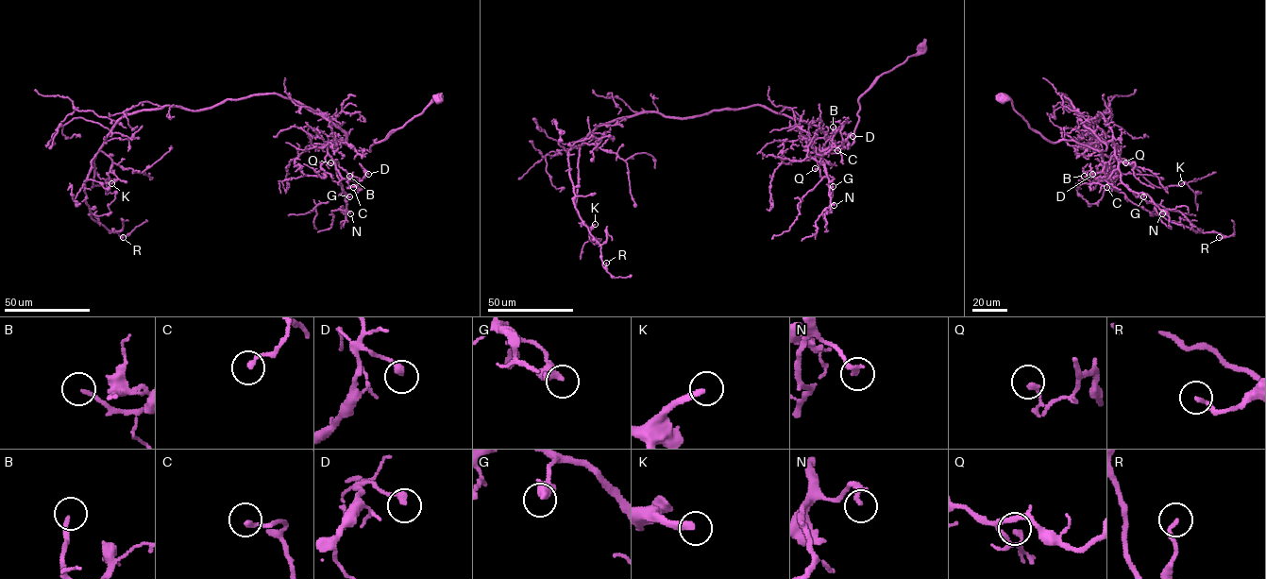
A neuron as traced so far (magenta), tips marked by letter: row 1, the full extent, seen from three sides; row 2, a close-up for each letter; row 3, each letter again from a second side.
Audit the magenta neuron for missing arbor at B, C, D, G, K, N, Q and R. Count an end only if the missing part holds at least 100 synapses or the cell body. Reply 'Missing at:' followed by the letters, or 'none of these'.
Missing at: K

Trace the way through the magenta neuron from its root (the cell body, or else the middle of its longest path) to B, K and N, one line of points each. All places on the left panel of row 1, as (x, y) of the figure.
B: (438, 99), (383, 139), (373, 140), (369, 150), (331, 143), (329, 155), (342, 177), (348, 179), (349, 176)
K: (438, 99), (369, 150), (277, 93), (139, 110), (94, 158), (92, 187), (111, 183)
N: (438, 99), (383, 139), (373, 140), (369, 150), (353, 149), (336, 141), (328, 145), (350, 213)

